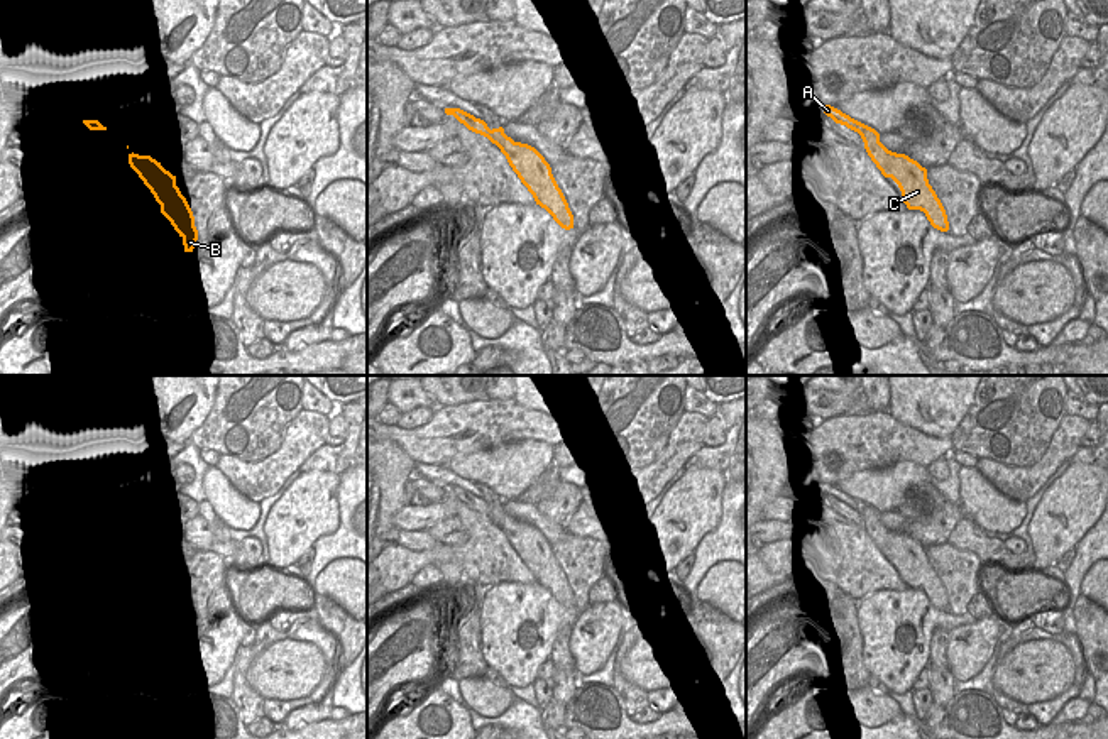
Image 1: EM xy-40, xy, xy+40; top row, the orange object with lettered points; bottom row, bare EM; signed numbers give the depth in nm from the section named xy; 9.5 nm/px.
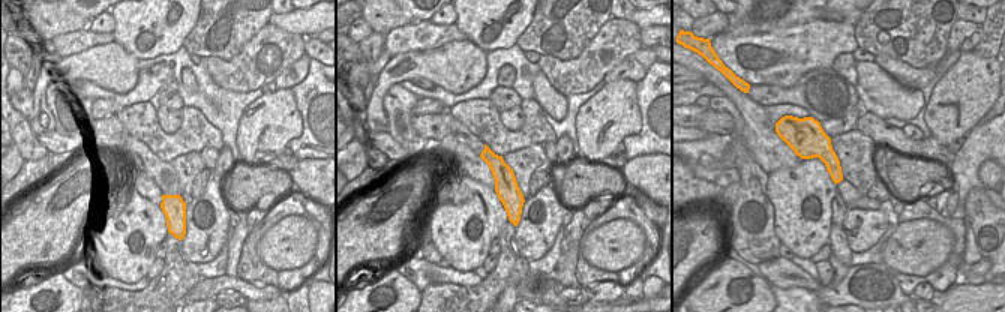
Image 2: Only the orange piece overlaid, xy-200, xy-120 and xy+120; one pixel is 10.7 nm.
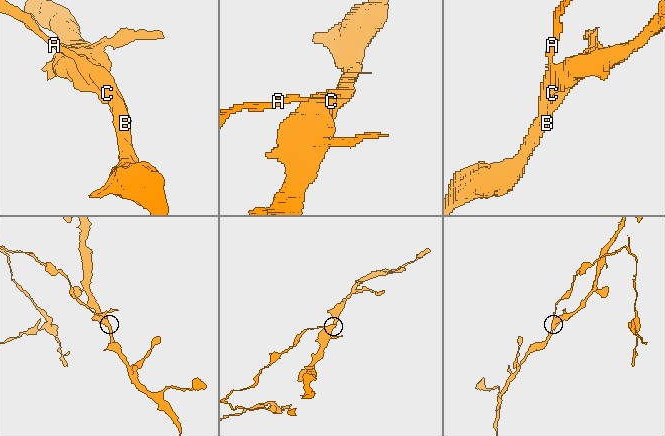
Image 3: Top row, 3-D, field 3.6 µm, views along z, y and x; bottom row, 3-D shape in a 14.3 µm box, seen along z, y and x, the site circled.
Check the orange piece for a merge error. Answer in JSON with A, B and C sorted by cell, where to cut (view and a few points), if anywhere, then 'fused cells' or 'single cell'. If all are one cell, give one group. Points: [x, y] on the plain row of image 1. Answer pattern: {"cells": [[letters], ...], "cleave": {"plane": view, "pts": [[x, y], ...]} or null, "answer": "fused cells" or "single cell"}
{"cells": [["A"], ["B", "C"]], "cleave": {"plane": "xy+40", "pts": [[866, 504], [860, 513]]}, "answer": "fused cells"}

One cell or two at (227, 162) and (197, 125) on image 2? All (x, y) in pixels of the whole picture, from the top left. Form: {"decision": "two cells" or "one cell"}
{"decision": "two cells"}

